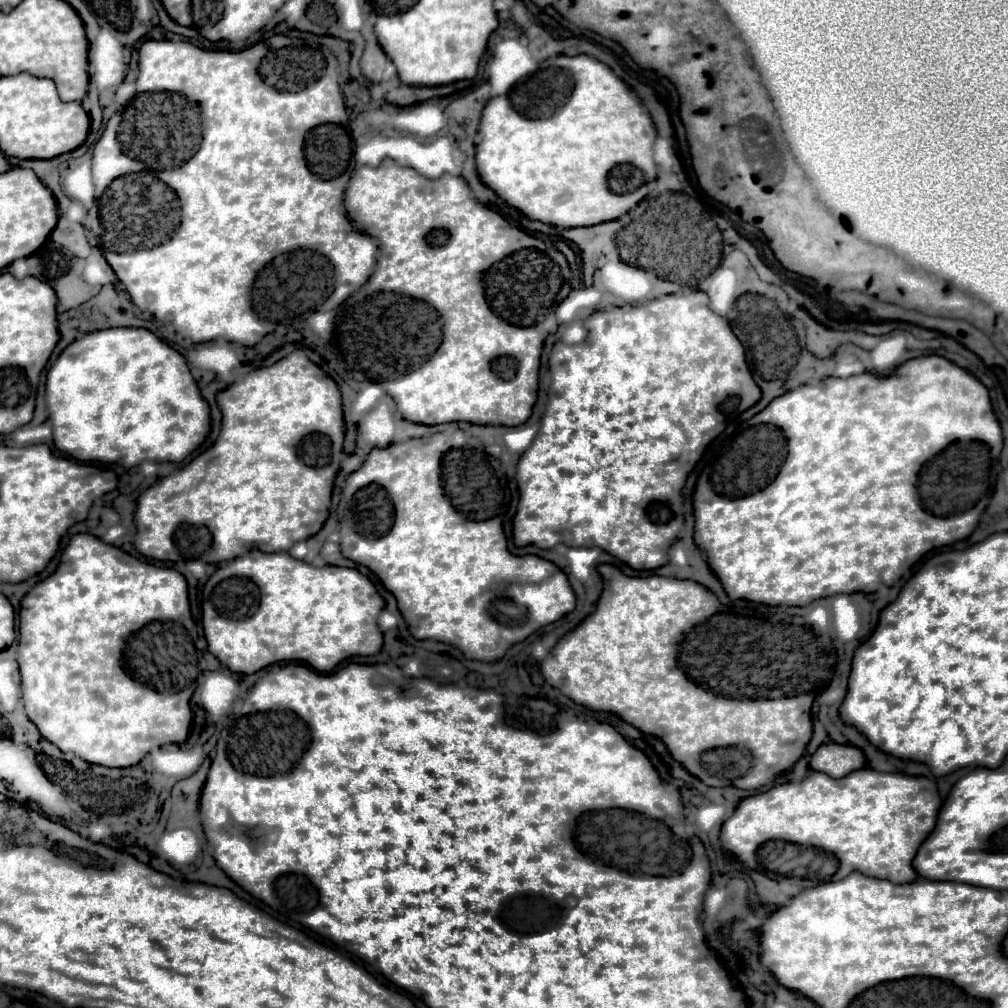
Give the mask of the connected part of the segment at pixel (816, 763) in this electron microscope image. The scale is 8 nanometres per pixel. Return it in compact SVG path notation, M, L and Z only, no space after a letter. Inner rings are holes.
M828 742L812 754L810 768L832 778L844 778L860 768L866 768L866 756L858 746Z

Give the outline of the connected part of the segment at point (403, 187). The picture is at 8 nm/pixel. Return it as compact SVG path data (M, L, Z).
M386 158L380 166L370 168L362 166L354 172L354 176L348 182L346 188L346 208L352 216L358 230L370 234L380 242L380 256L376 262L376 270L366 282L366 288L360 288L354 292L336 314L336 340L340 344L340 350L344 352L346 360L360 366L362 370L372 378L374 382L382 384L384 390L396 398L398 412L416 424L446 424L446 422L470 422L470 424L492 424L492 426L522 426L532 412L532 406L538 398L538 374L540 374L540 354L542 346L548 334L558 330L554 308L556 308L556 296L562 290L562 274L560 266L550 256L550 246L524 230L510 226L508 220L504 220L494 210L482 206L472 196L472 190L468 182L462 176L450 176L444 174L442 178L430 180L420 176L414 168L398 166L394 160Z

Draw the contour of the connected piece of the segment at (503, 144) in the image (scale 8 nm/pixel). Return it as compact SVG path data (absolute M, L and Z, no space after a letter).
M586 54L554 56L546 62L542 62L540 68L532 76L520 80L510 92L488 100L488 104L482 112L482 124L480 126L482 128L478 130L480 142L476 144L476 166L478 166L478 174L482 178L482 182L486 186L490 186L510 206L522 210L522 214L526 214L528 218L552 224L556 228L594 226L600 222L618 220L622 214L628 214L648 194L648 184L658 178L658 168L656 168L656 162L652 158L652 146L654 146L654 140L658 134L656 134L652 116L646 112L642 100L634 94L634 90L622 78L618 78L610 66L606 66L604 62L600 62L592 56L586 56Z

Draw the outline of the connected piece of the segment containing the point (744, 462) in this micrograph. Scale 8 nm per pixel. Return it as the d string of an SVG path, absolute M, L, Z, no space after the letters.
M932 354L932 356L906 360L890 376L884 378L872 372L862 372L846 380L824 378L824 384L804 384L798 386L796 390L790 390L774 398L766 410L750 418L746 422L744 438L734 444L732 456L706 458L700 462L700 476L694 492L694 518L696 518L694 540L702 550L706 550L710 568L716 572L726 594L732 600L744 598L772 606L780 606L780 604L806 606L812 600L834 596L834 594L876 592L880 582L886 584L896 582L904 570L914 566L930 550L964 540L972 534L972 528L978 526L980 514L986 510L992 498L992 472L994 466L998 464L1000 450L1002 450L1002 428L992 410L992 402L986 386L968 370L956 366L954 362L942 356Z

